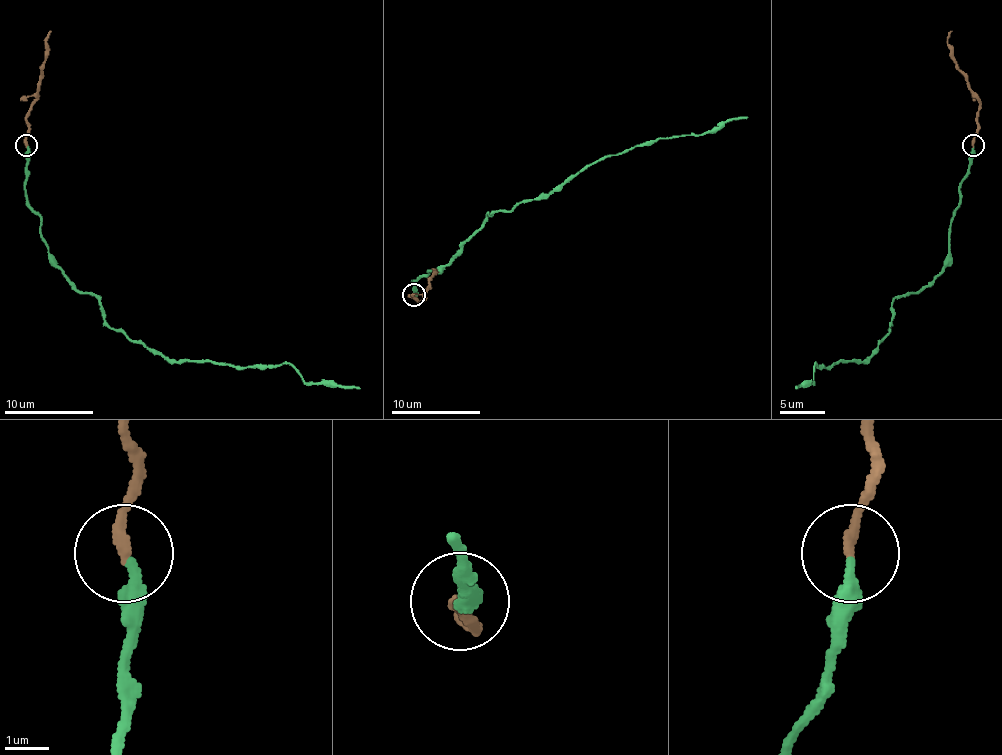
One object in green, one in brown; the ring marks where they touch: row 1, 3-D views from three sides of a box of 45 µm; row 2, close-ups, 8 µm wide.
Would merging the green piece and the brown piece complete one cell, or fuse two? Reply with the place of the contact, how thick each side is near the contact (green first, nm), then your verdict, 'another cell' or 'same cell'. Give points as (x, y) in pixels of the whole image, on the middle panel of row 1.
at (413, 294); 320 nm thick on the green side, 260 nm on the other; same cell

